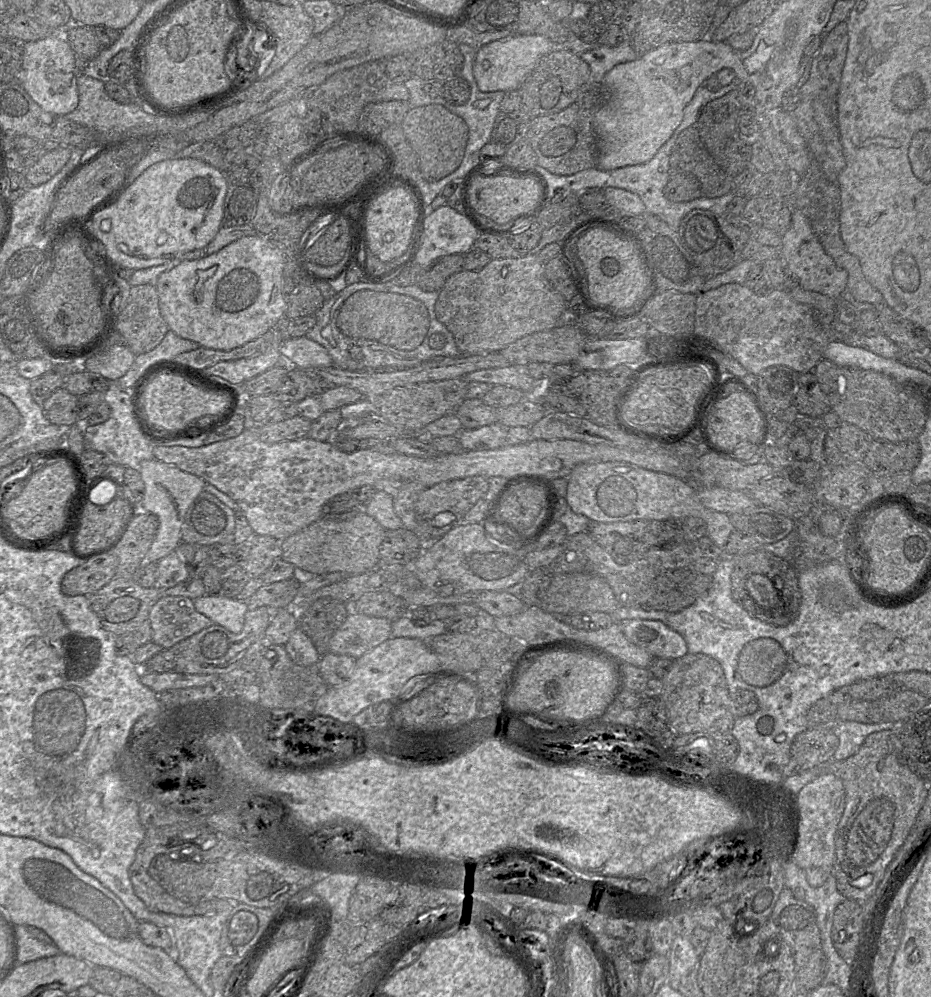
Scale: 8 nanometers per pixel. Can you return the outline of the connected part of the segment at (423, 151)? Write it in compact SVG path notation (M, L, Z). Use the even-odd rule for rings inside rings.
M440 104L411 107L401 122L406 139L419 160L420 178L435 182L453 173L462 163L469 127L460 116Z

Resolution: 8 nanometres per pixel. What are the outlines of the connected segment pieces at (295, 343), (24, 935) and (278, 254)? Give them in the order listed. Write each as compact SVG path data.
M306 336L286 338L280 346L280 353L283 363L293 368L334 365L327 350Z
M15 925L19 964L61 953L52 939L42 930L32 926Z
M244 236L218 252L183 261L156 281L160 313L169 330L201 347L229 351L265 334L284 321L285 252L269 238Z

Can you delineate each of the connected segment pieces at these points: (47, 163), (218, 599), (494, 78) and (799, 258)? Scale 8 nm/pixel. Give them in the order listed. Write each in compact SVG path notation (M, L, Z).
M65 145L45 152L36 163L25 168L27 185L38 186L47 182L65 166L70 157L71 148Z
M205 594L194 599L194 607L214 624L235 634L242 631L249 610L247 601L219 594Z
M523 34L507 36L478 48L473 74L482 92L510 92L519 90L539 61L553 51L553 42L543 35Z
M795 209L790 228L782 235L781 258L798 278L799 286L805 290L818 292L832 298L842 297L847 290L848 273L837 266L833 258L826 253L814 233L809 219L799 209Z

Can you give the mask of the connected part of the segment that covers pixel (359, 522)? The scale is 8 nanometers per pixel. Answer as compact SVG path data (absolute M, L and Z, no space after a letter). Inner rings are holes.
M366 513L346 521L320 518L282 541L282 559L295 568L313 575L329 573L342 573L345 576L360 575L380 565L381 545L386 533L387 530Z

